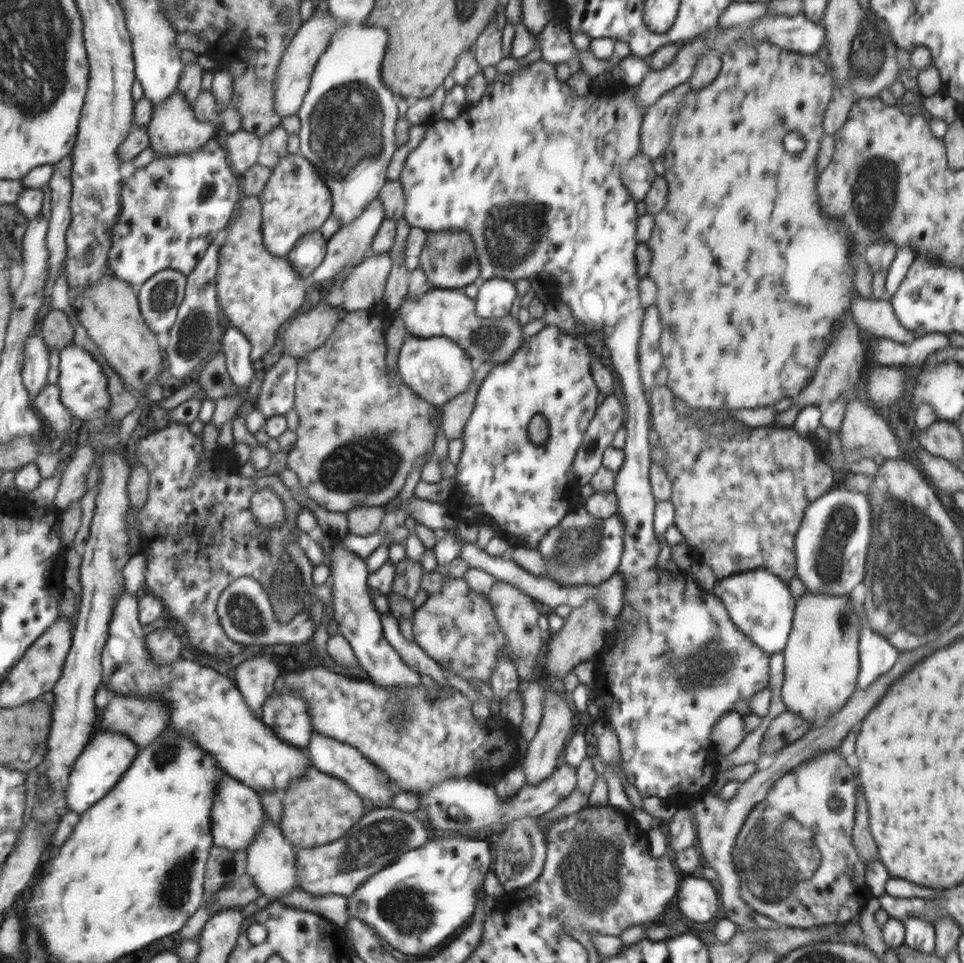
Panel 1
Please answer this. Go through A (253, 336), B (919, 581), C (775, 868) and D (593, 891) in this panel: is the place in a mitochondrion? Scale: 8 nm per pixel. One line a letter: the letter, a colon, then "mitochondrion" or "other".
A: other
B: mitochondrion
C: mitochondrion
D: mitochondrion

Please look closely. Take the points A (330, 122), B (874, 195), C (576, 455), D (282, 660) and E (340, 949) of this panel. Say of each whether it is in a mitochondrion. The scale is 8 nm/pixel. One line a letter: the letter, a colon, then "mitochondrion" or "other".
A: mitochondrion
B: mitochondrion
C: other
D: other
E: other

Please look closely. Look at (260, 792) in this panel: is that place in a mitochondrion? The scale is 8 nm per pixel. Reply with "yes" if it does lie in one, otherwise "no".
no

